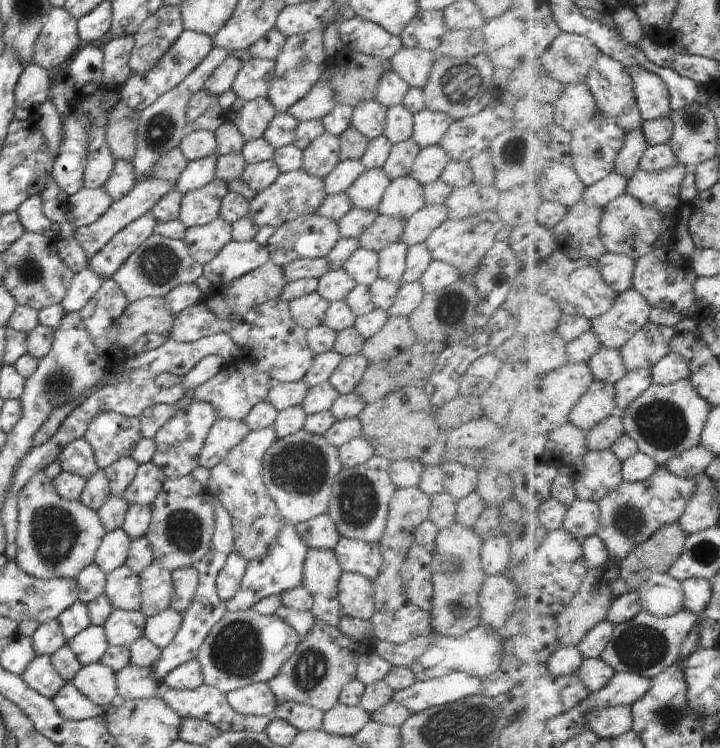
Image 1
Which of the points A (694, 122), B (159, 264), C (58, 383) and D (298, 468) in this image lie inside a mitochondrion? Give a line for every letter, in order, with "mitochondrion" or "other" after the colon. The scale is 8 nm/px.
A: mitochondrion
B: mitochondrion
C: mitochondrion
D: mitochondrion

